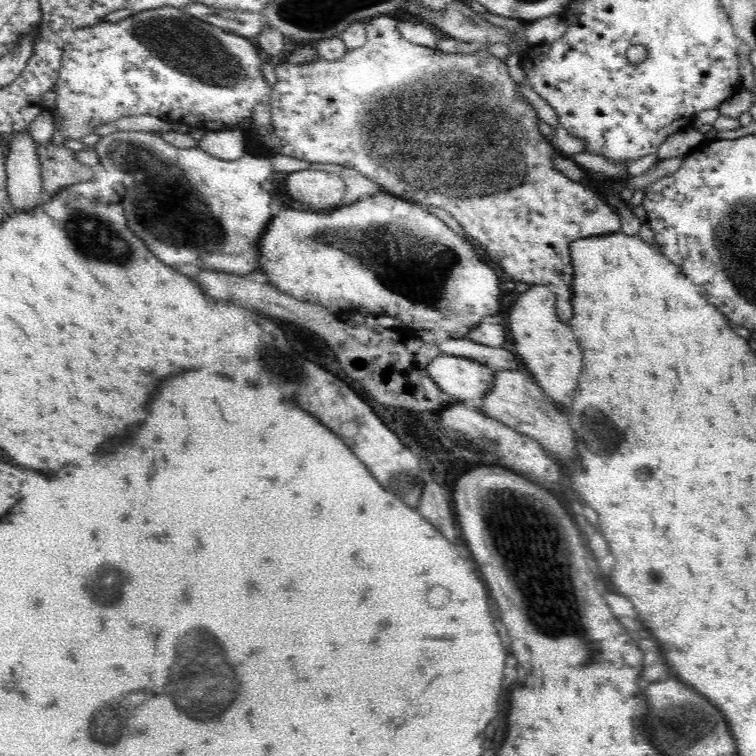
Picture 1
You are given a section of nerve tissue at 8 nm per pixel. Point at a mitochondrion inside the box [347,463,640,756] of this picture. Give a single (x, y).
(589, 657)

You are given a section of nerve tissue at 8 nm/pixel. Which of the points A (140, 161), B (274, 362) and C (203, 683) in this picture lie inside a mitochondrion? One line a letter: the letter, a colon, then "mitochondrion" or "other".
A: mitochondrion
B: mitochondrion
C: mitochondrion

